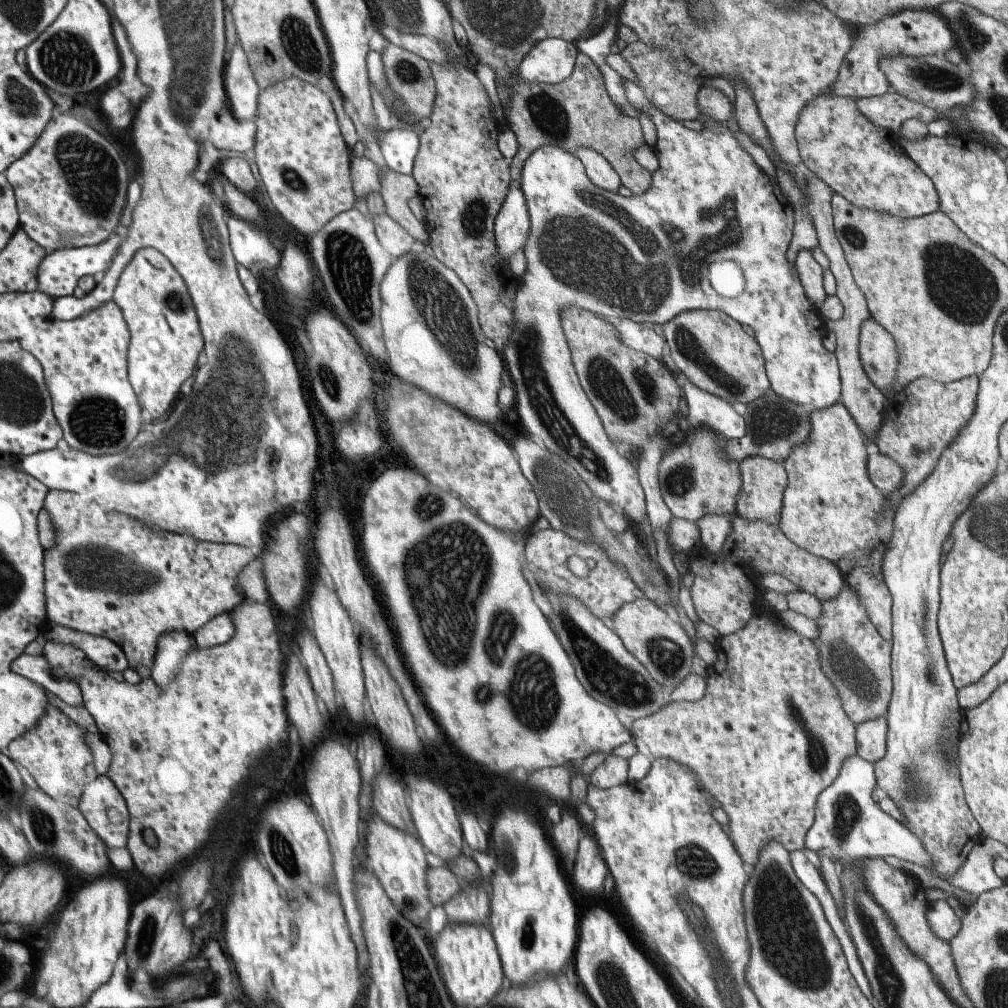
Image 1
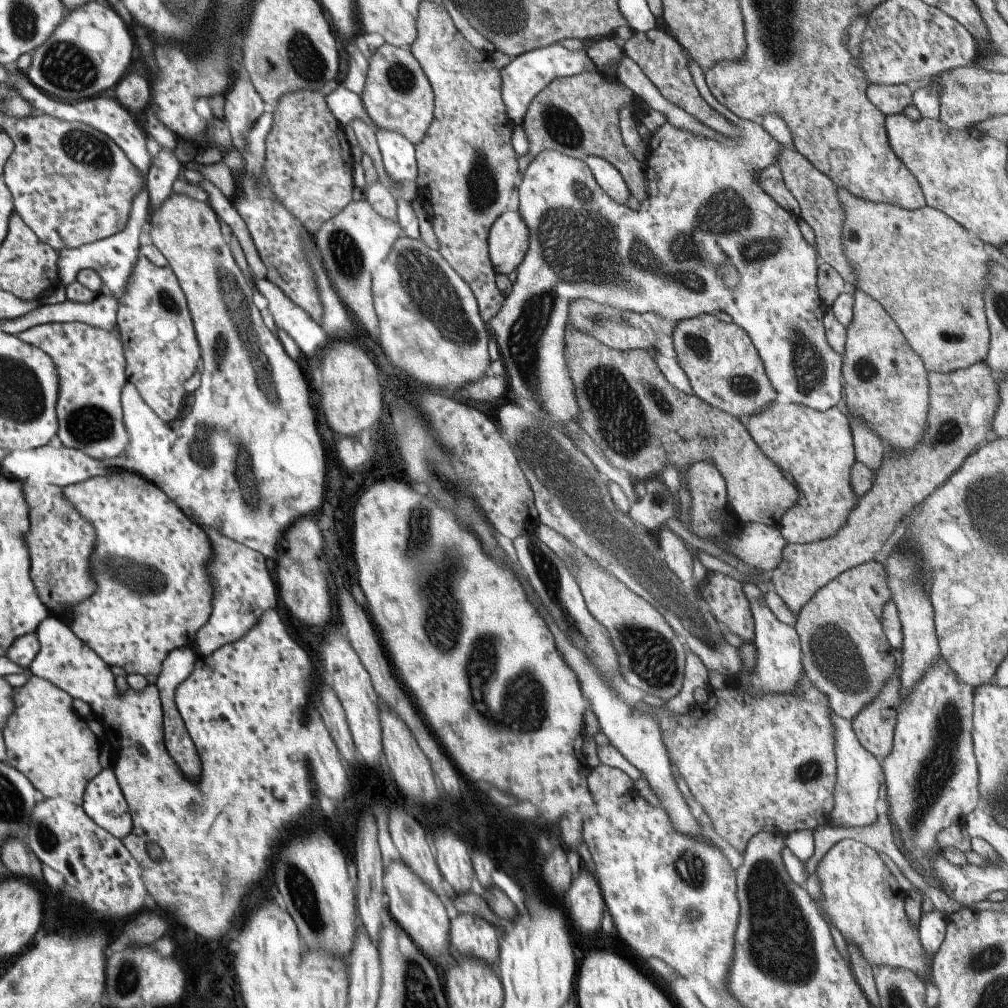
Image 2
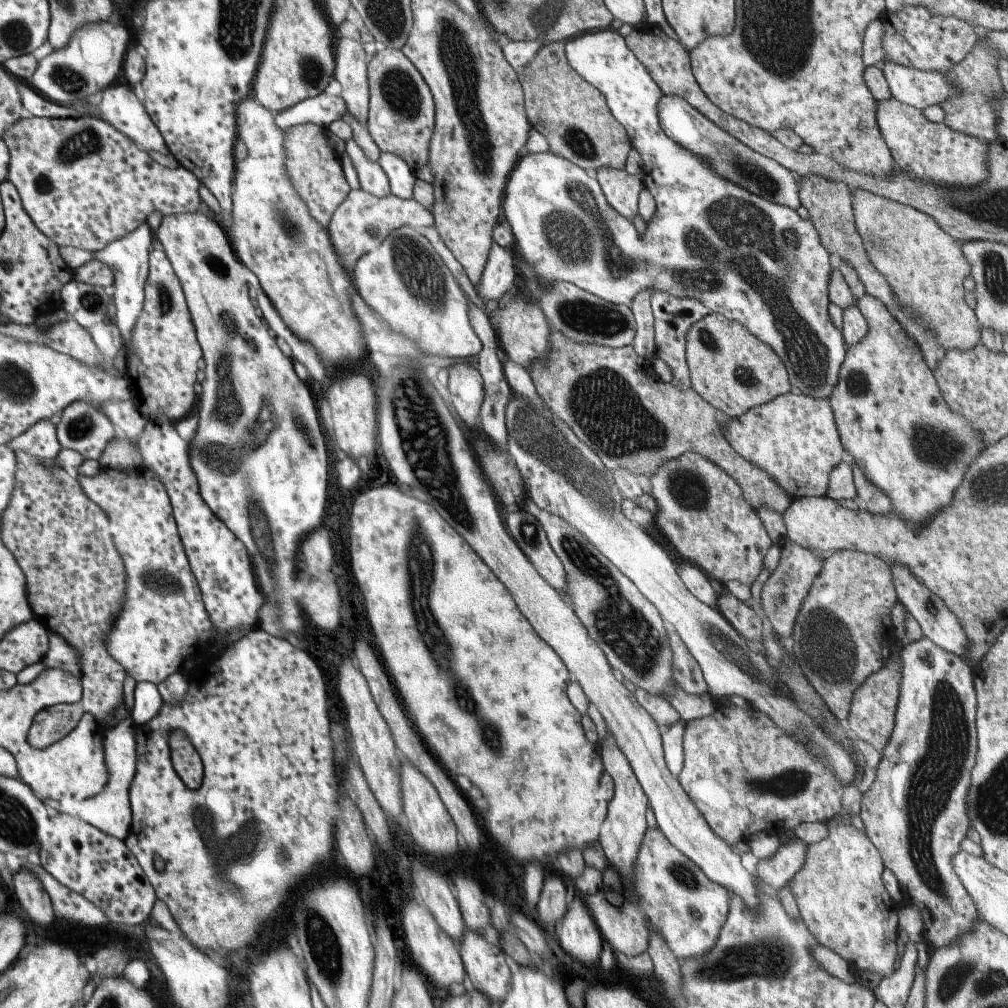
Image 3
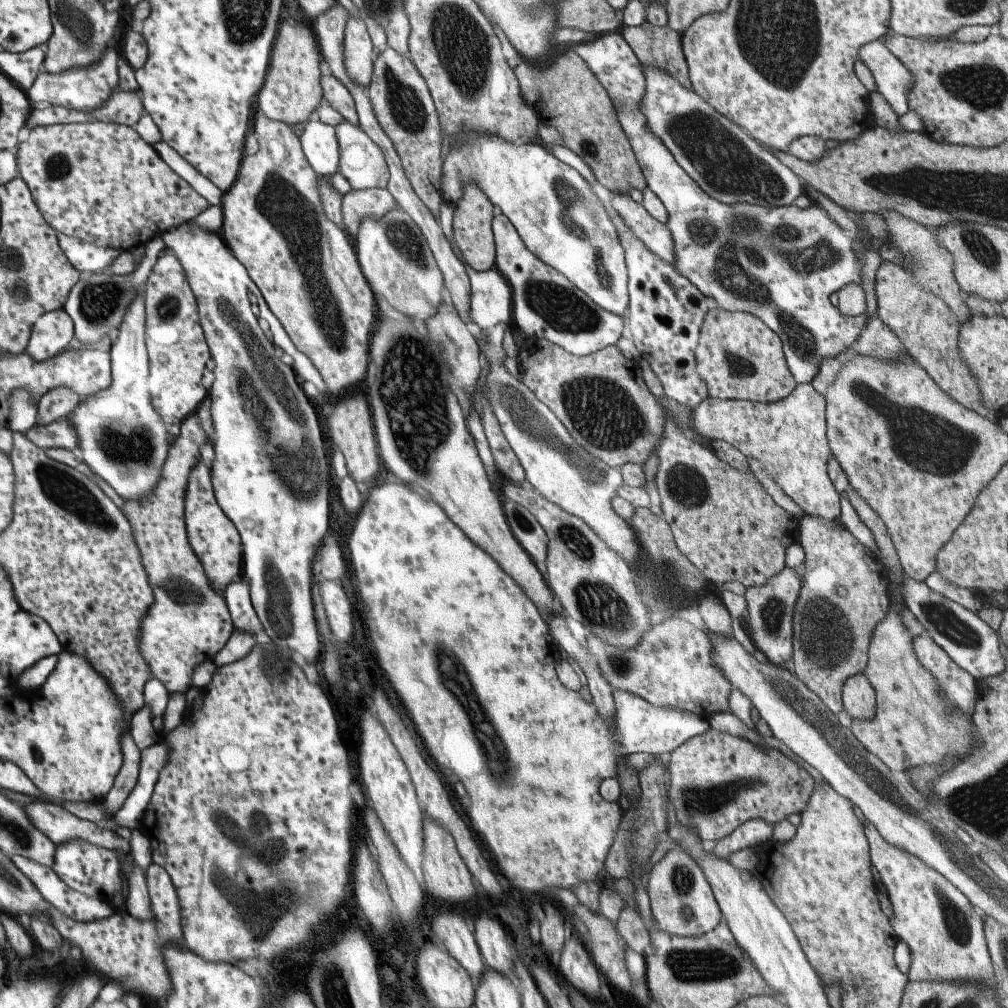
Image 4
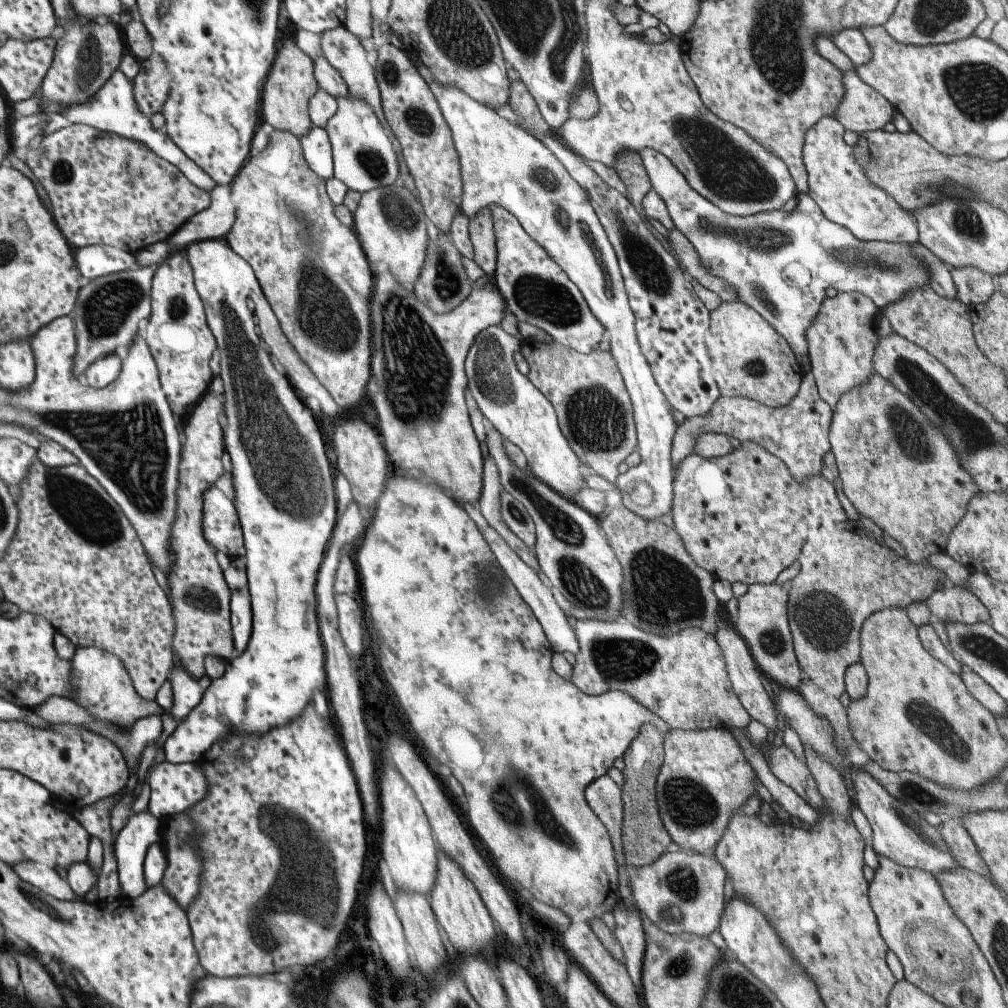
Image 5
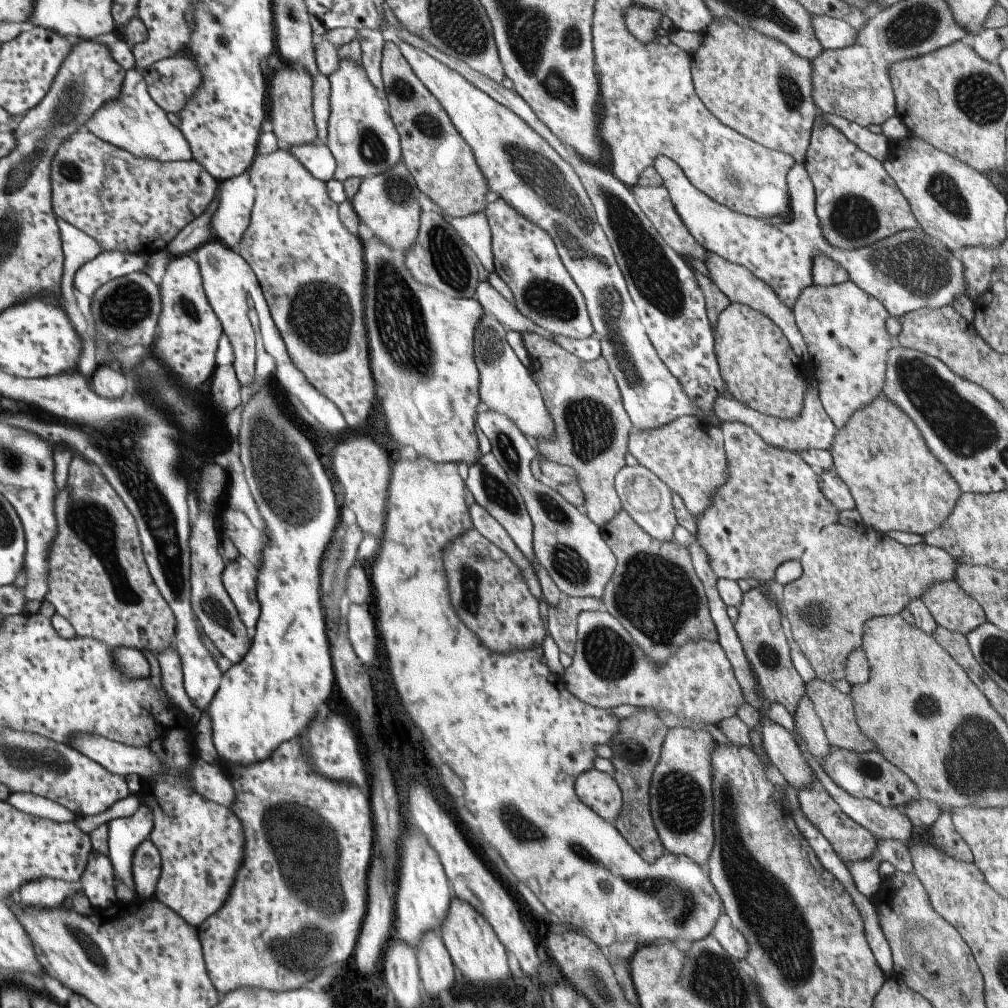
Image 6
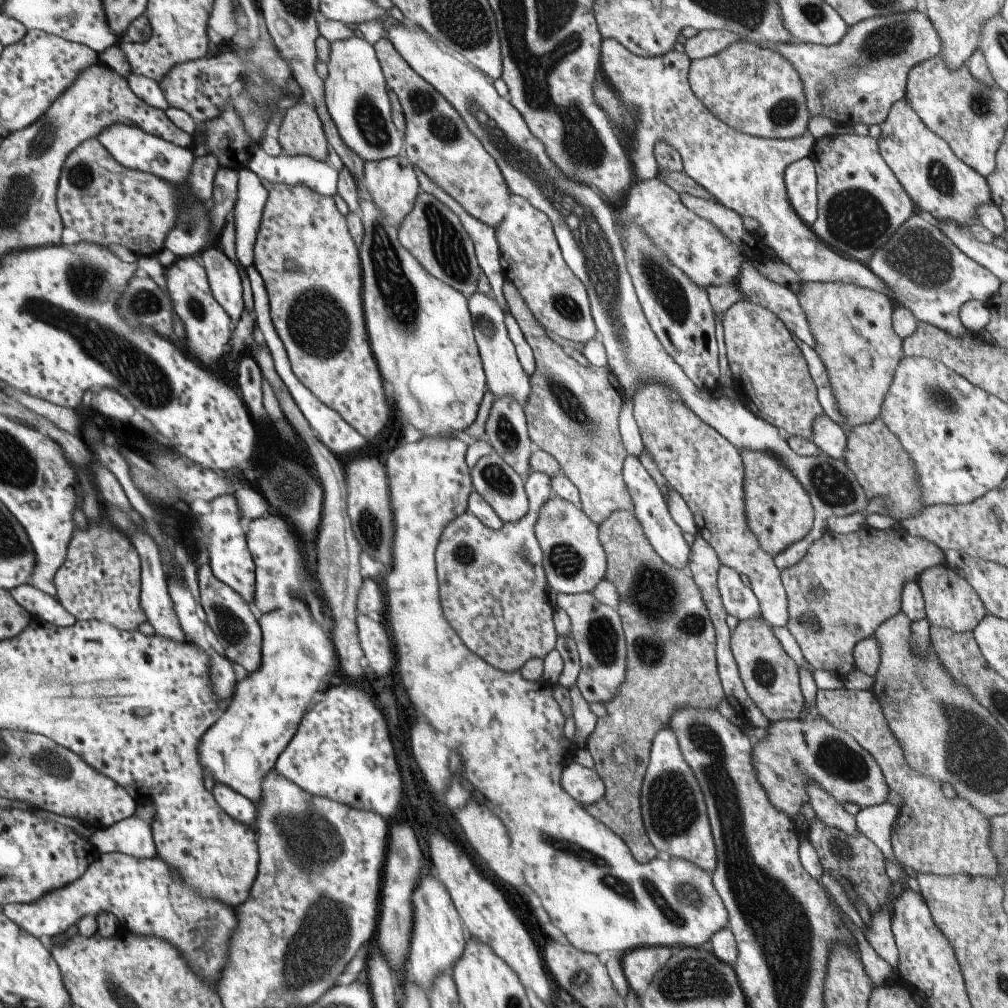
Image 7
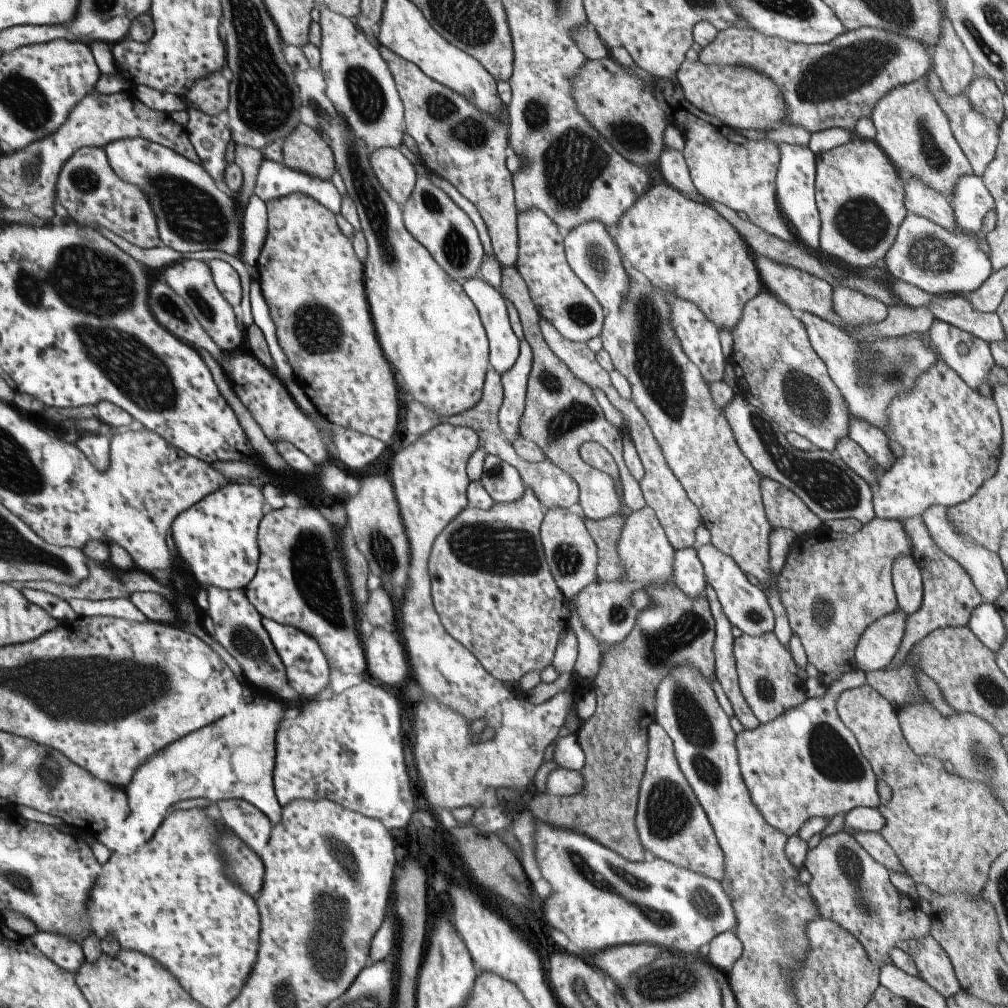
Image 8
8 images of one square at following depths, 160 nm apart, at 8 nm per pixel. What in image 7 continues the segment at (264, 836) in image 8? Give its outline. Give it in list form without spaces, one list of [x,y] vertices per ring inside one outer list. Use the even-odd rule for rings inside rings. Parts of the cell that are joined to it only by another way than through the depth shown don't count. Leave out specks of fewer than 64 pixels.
[[[217,783],[212,790],[218,803],[235,819],[247,823],[257,832],[256,804],[244,794],[232,789],[229,785]]]

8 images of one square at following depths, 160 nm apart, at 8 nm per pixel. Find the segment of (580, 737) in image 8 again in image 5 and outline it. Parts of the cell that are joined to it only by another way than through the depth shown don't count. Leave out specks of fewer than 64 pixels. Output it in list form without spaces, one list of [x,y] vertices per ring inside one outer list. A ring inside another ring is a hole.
[[[622,503],[607,509],[598,521],[622,568],[623,620],[654,635],[668,635],[691,627],[714,633],[719,606],[712,591],[714,580],[691,560],[674,528],[657,519],[636,515]],[[646,723],[642,725],[639,734],[630,742],[628,749],[625,750],[622,756],[625,768],[622,772],[623,787],[621,790],[621,798],[622,809],[626,817],[625,822],[620,828],[619,856],[622,858],[622,865],[627,866],[627,870],[629,870],[629,867],[644,867],[645,865],[654,863],[666,852],[665,848],[667,848],[667,844],[672,840],[661,822],[658,806],[656,805],[655,781],[664,759],[664,748],[662,744],[663,738],[661,738],[658,731],[653,725]]]

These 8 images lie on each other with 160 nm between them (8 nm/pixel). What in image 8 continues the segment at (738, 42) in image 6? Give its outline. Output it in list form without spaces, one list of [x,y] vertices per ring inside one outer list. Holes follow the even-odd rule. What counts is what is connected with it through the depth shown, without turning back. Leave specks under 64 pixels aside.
[[[684,60],[675,74],[675,80],[691,106],[730,128],[771,131],[787,114],[787,104],[783,102],[779,88],[767,76],[747,66],[703,65],[698,61]]]

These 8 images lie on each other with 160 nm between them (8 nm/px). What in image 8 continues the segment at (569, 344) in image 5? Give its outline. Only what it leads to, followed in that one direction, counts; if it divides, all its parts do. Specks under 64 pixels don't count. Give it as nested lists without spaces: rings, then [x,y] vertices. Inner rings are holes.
[[[535,208],[519,212],[516,218],[517,258],[514,266],[527,286],[538,316],[549,320],[557,333],[569,341],[586,343],[598,336],[607,313],[567,265],[562,231],[541,210]]]

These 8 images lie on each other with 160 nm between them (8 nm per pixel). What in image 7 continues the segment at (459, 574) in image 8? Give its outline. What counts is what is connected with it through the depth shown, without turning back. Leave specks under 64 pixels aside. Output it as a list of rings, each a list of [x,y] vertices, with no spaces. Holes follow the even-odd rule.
[[[531,471],[524,482],[524,490],[528,511],[519,521],[502,523],[502,527],[494,531],[465,512],[447,524],[434,550],[438,597],[445,620],[472,653],[505,672],[519,672],[523,663],[530,658],[543,659],[554,648],[556,637],[552,606],[543,589],[546,578],[542,554],[533,532],[539,507],[552,495],[550,477],[539,471]]]

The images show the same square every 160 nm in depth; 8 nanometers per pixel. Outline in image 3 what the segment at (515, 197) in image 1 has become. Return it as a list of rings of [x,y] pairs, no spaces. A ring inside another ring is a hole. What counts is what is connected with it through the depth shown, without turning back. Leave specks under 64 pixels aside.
[[[495,241],[490,244],[480,281],[473,287],[484,304],[489,300],[499,302],[509,288],[518,286],[513,251],[511,247],[501,248]]]

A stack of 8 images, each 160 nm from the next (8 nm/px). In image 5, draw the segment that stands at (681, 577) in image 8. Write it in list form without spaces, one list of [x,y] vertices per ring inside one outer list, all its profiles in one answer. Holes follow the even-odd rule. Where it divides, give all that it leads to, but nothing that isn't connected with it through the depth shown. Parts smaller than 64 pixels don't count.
[[[418,60],[416,65],[419,65],[419,74],[422,74],[423,78],[426,78],[428,86],[431,86],[433,93],[435,94],[435,98],[437,98],[440,106],[442,107],[443,118],[446,119],[446,122],[450,125],[450,135],[452,136],[453,146],[456,150],[460,181],[462,184],[462,193],[460,194],[460,212],[465,214],[467,218],[472,217],[479,209],[482,209],[483,207],[503,207],[505,210],[507,210],[507,212],[510,212],[517,219],[517,222],[522,226],[522,229],[529,235],[529,238],[534,240],[547,253],[547,256],[551,257],[553,262],[557,263],[557,266],[563,270],[563,272],[567,275],[567,278],[571,280],[571,282],[579,289],[583,300],[585,300],[587,303],[587,306],[593,313],[593,316],[600,322],[600,325],[603,325],[605,330],[605,338],[607,338],[610,343],[609,352],[613,355],[619,372],[622,374],[622,379],[624,380],[624,385],[632,404],[632,413],[634,416],[637,441],[635,450],[637,450],[640,454],[638,464],[636,464],[634,467],[629,467],[623,474],[620,474],[616,477],[617,488],[620,490],[621,502],[625,508],[628,508],[636,515],[642,516],[646,519],[659,520],[659,517],[662,514],[669,514],[670,512],[670,504],[672,501],[672,470],[669,459],[669,451],[672,445],[672,436],[675,432],[677,424],[673,422],[673,416],[670,414],[670,410],[673,408],[671,408],[670,404],[665,400],[663,393],[656,385],[648,362],[643,358],[643,355],[639,350],[636,341],[636,334],[634,331],[634,316],[628,303],[628,296],[626,290],[624,289],[623,279],[618,267],[617,257],[615,256],[613,247],[607,240],[606,234],[604,233],[604,228],[600,225],[597,215],[591,208],[590,202],[588,201],[588,196],[585,194],[585,191],[569,176],[569,173],[565,170],[565,167],[561,164],[561,162],[559,162],[559,159],[555,158],[555,155],[551,154],[551,151],[547,150],[547,147],[540,140],[536,139],[534,136],[531,136],[521,127],[518,127],[513,122],[513,120],[511,120],[511,117],[507,120],[501,118],[489,107],[480,105],[476,100],[473,100],[466,94],[463,94],[463,91],[460,91],[453,83],[439,83],[438,80],[434,78],[433,72],[429,70],[429,65],[423,64],[421,60]]]

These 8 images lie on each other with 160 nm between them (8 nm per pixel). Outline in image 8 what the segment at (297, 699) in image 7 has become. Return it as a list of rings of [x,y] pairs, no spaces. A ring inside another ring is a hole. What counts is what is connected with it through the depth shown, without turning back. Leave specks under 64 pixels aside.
[[[262,617],[261,622],[263,622],[263,628],[269,632],[277,652],[283,658],[283,664],[285,664],[287,676],[289,676],[289,685],[301,697],[307,698],[308,702],[325,696],[326,688],[329,686],[330,662],[327,660],[322,646],[319,646],[319,642],[311,634],[297,630],[293,626],[283,626],[283,624],[264,617]],[[261,695],[249,699],[239,711],[229,714],[203,729],[187,734],[185,738],[169,744],[165,750],[157,752],[157,756],[149,758],[139,770],[127,788],[124,789],[129,806],[131,806],[131,818],[127,818],[127,830],[137,840],[149,840],[154,838],[159,826],[165,821],[165,812],[174,804],[182,800],[205,798],[211,804],[217,804],[221,800],[245,800],[259,808],[274,826],[283,822],[282,804],[276,795],[274,786],[274,771],[276,766],[277,734],[281,728],[281,722],[287,712],[285,702],[273,696]]]

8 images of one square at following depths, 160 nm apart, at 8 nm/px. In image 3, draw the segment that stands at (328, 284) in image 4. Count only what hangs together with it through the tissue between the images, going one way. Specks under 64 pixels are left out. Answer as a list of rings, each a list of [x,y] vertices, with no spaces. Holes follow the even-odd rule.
[[[253,95],[238,104],[238,138],[248,148],[248,155],[236,164],[232,194],[234,207],[229,233],[236,253],[240,261],[259,277],[290,329],[299,338],[315,345],[325,366],[349,366],[361,360],[367,352],[361,323],[352,311],[350,290],[355,287],[355,280],[339,260],[328,227],[313,218],[307,203],[295,190],[286,169],[286,131],[277,126],[275,114]]]

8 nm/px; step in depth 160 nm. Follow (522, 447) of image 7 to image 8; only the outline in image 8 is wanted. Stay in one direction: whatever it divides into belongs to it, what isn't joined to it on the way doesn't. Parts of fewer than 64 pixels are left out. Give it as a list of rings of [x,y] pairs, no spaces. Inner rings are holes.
[[[525,340],[518,342],[518,356],[513,366],[500,375],[503,400],[497,412],[499,430],[510,442],[519,437],[517,422],[524,410],[526,381],[531,369],[532,354]]]

